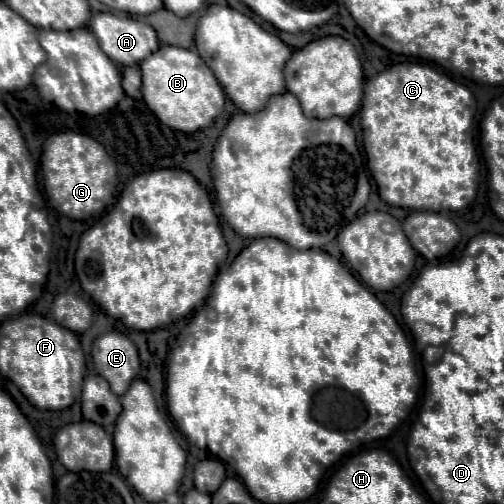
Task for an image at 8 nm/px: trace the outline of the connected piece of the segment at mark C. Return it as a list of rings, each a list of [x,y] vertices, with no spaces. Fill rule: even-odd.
[[[397,63],[367,80],[361,105],[361,127],[367,167],[377,183],[379,197],[393,207],[417,211],[459,211],[467,207],[475,199],[479,171],[471,137],[473,115],[475,101],[471,91],[428,64]]]

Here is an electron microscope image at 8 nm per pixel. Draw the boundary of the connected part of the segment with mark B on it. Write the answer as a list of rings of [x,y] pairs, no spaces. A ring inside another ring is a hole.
[[[161,45],[159,51],[139,63],[139,69],[143,77],[143,101],[163,125],[175,131],[195,133],[199,129],[211,127],[221,115],[225,105],[225,93],[219,87],[213,71],[203,63],[203,59],[199,59],[197,51]]]

